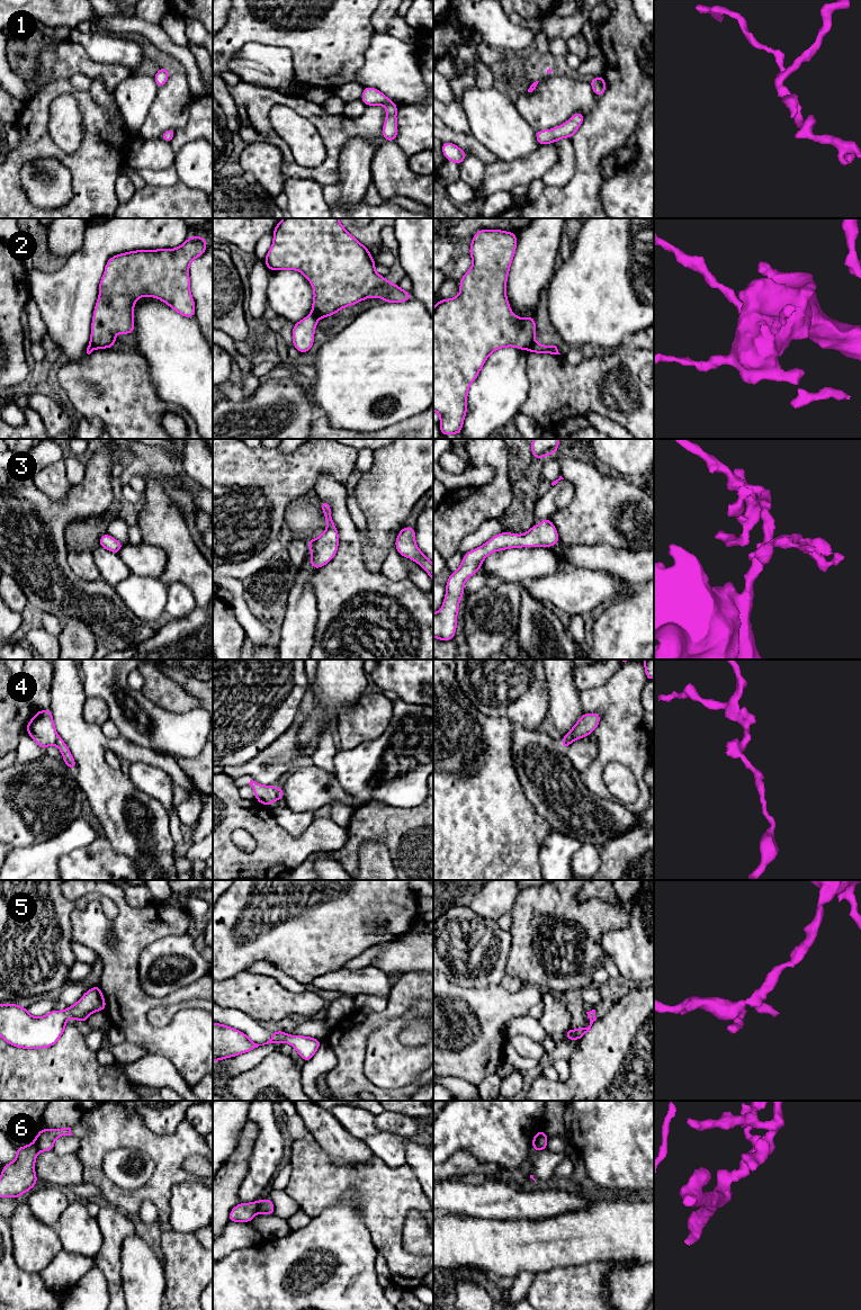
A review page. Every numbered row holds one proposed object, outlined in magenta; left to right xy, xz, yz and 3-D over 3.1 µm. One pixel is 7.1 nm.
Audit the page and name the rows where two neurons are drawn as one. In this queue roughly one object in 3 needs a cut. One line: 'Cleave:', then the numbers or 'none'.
Cleave: 2, 4, 6

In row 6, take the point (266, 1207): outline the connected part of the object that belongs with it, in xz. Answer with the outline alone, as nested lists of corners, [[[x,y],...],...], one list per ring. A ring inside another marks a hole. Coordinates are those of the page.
[[[263,1199],[259,1201],[259,1208],[258,1211],[262,1214],[271,1214],[275,1213],[275,1206],[270,1199]]]

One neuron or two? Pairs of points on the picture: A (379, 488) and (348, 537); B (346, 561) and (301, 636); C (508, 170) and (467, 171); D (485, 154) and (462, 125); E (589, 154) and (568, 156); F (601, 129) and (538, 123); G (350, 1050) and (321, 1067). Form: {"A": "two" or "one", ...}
{"A": "two", "B": "two", "C": "two", "D": "two", "E": "two", "F": "two", "G": "two"}

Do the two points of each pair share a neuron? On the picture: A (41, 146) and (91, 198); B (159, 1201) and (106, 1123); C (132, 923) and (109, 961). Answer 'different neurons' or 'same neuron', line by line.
A: same neuron
B: same neuron
C: same neuron

